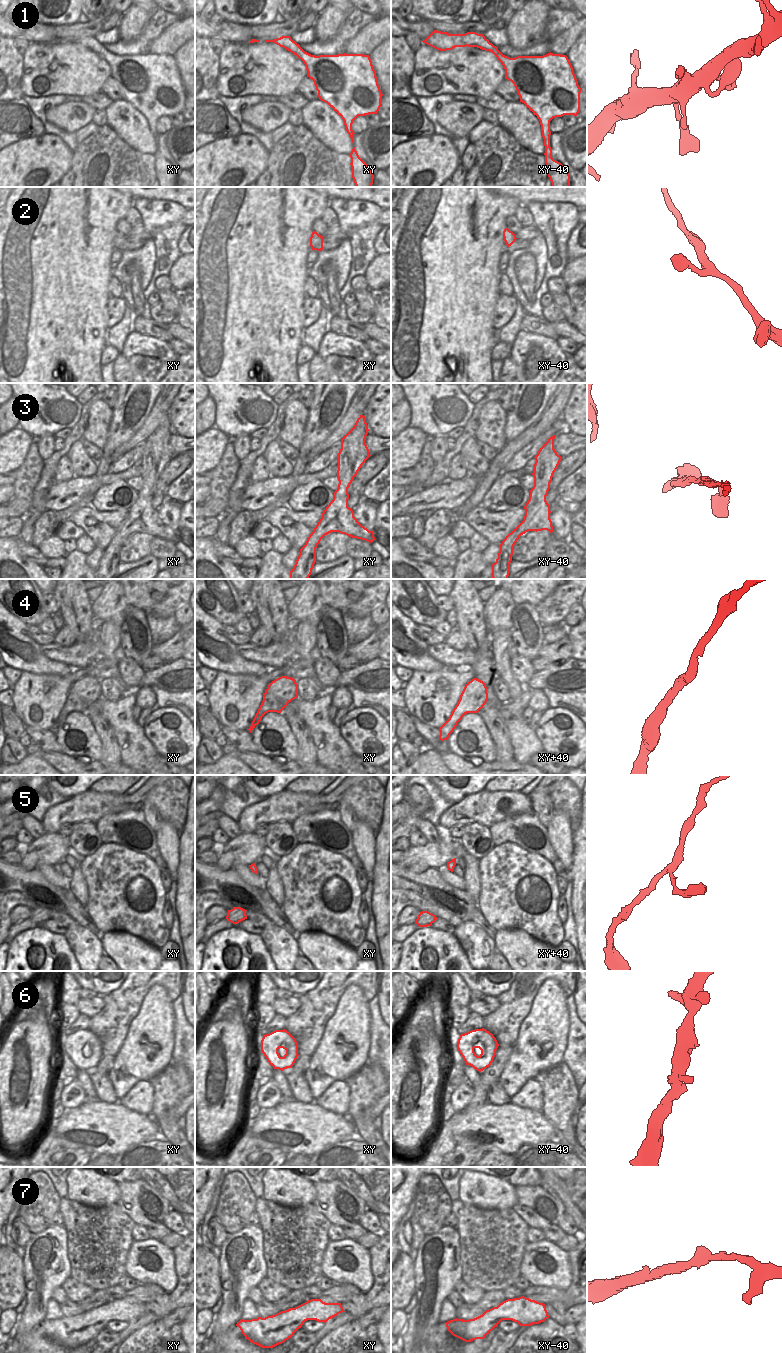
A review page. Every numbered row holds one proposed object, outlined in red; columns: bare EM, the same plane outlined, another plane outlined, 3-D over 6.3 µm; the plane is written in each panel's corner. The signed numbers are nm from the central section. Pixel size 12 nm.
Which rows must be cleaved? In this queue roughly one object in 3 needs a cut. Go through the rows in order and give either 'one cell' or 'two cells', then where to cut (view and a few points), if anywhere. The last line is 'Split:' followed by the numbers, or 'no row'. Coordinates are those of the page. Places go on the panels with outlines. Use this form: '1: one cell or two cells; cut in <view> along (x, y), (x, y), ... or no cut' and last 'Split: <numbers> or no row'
1: one cell; no cut
2: one cell; no cut
3: one cell; no cut
4: one cell; no cut
5: one cell; no cut
6: one cell; no cut
7: one cell; no cut
Split: no row

